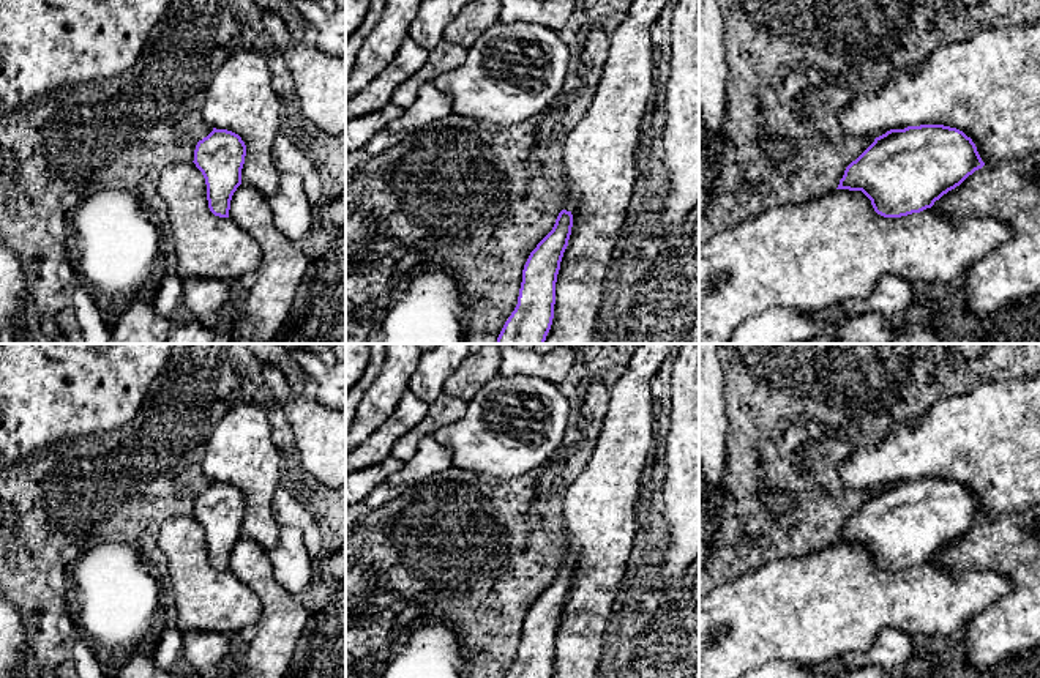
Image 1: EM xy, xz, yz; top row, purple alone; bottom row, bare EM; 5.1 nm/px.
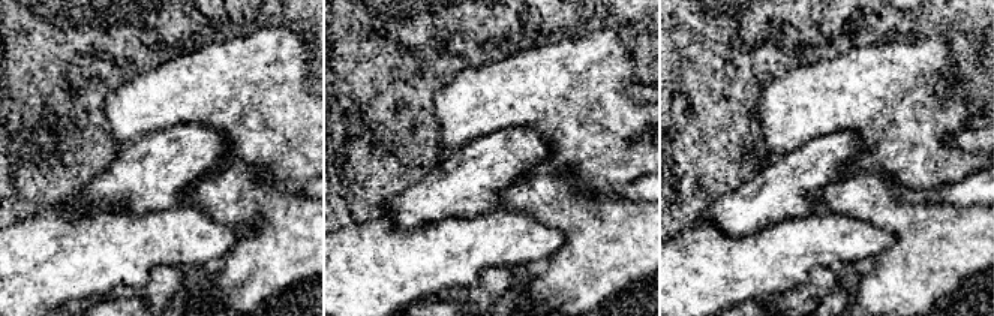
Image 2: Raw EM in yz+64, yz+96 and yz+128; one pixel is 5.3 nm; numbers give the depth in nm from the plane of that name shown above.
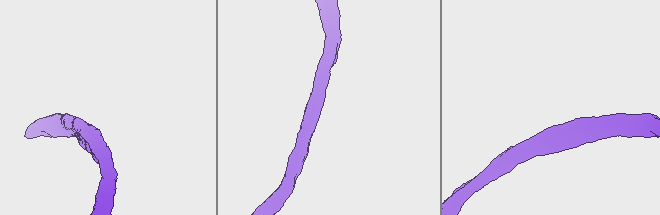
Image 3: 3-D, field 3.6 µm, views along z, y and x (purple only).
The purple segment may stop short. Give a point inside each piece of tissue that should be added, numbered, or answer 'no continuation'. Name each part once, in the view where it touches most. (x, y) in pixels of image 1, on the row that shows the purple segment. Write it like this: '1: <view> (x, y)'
1: yz (808, 256)

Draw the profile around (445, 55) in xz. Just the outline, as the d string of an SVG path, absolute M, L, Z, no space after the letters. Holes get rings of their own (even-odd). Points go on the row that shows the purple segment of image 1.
M447 39L440 41L434 49L428 50L425 65L395 90L390 102L401 109L410 107L423 84L432 82L437 74L461 66L466 54L467 47Z

